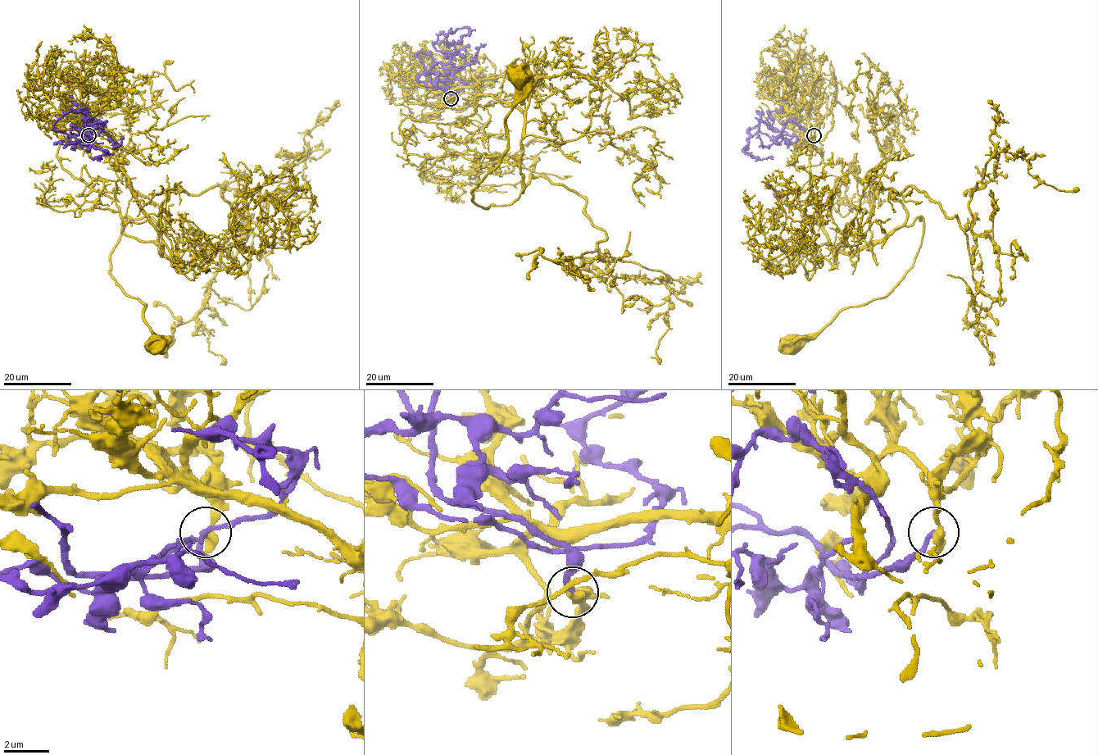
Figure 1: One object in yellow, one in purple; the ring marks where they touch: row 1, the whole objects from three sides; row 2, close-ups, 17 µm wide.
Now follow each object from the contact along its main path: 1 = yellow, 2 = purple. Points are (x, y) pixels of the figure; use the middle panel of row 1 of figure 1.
1: (451, 98), (445, 89), (478, 88), (523, 114), (510, 204), (483, 207), (472, 191), (507, 147), (519, 74)
2: (451, 98), (431, 84), (431, 68), (451, 55), (433, 45), (441, 34), (465, 27), (455, 47), (464, 57)

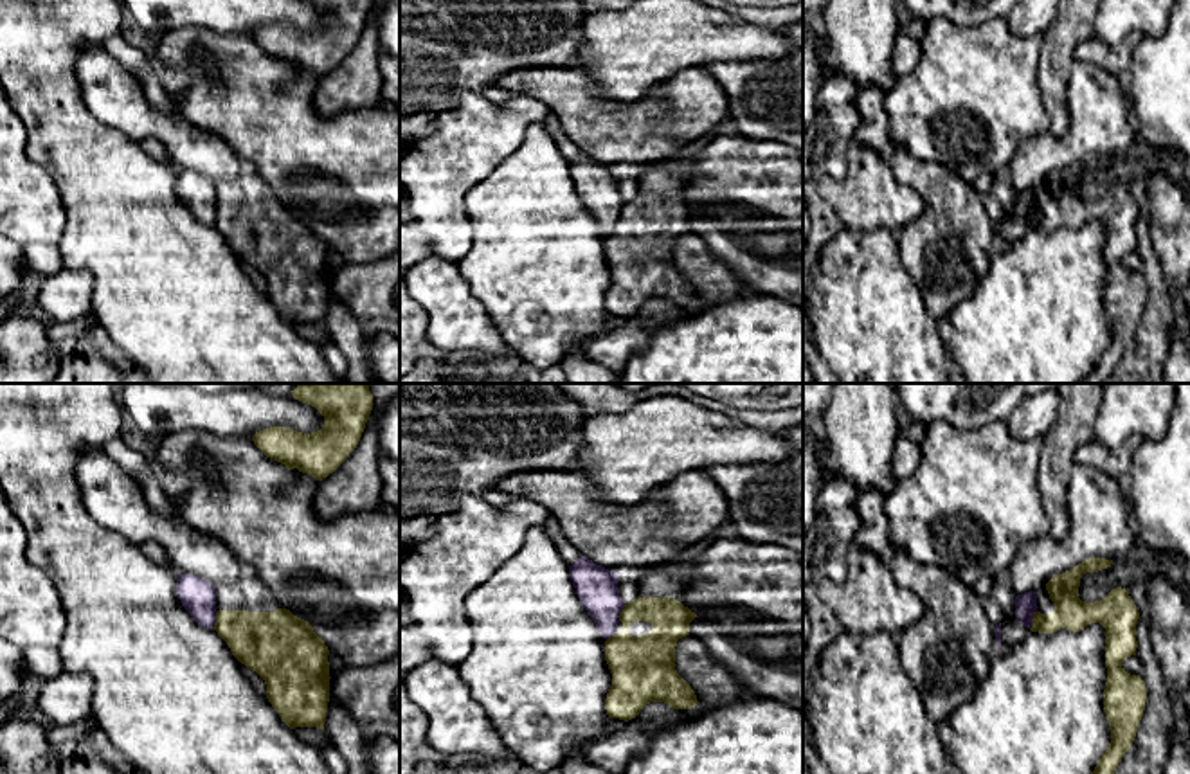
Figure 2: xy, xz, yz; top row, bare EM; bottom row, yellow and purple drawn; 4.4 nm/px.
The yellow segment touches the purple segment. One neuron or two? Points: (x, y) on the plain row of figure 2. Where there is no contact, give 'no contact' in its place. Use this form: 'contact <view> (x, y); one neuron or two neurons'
contact yz (1034, 216); two neurons

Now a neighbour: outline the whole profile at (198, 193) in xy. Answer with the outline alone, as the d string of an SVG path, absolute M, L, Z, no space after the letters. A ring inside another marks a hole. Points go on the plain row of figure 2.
M180 171L176 178L176 193L182 203L193 212L198 221L214 225L218 209L214 182L200 173Z

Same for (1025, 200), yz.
M1035 187L1015 193L1015 211L1026 225L1032 225L1035 209L1039 209Z

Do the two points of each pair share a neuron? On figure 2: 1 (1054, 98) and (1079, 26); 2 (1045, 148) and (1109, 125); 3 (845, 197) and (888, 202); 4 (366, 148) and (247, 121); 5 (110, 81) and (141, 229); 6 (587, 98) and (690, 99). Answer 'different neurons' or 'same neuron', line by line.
1: same neuron
2: same neuron
3: same neuron
4: same neuron
5: different neurons
6: same neuron

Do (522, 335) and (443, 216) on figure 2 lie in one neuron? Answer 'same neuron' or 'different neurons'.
different neurons

